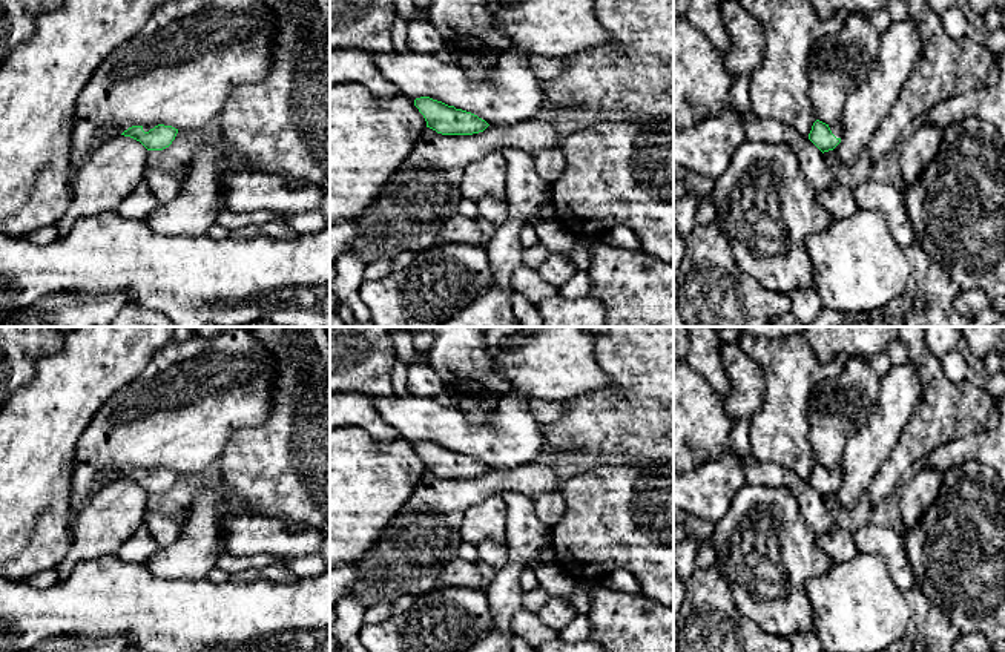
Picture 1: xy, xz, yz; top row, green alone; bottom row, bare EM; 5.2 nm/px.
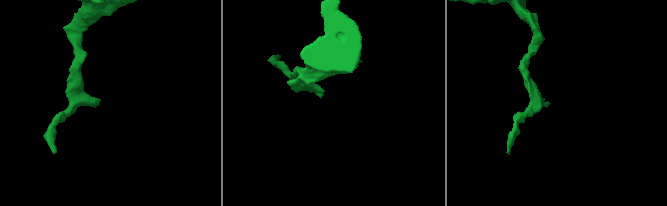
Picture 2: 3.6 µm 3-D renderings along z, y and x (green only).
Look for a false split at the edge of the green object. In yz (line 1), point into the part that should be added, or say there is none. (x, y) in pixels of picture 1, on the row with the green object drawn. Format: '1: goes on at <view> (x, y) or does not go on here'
1: goes on at yz (836, 129)

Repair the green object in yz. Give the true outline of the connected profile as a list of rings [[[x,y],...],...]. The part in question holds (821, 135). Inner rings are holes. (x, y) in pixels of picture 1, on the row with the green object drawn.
[[[816,120],[809,133],[809,140],[824,153],[833,150],[842,138],[842,123],[825,124]]]

